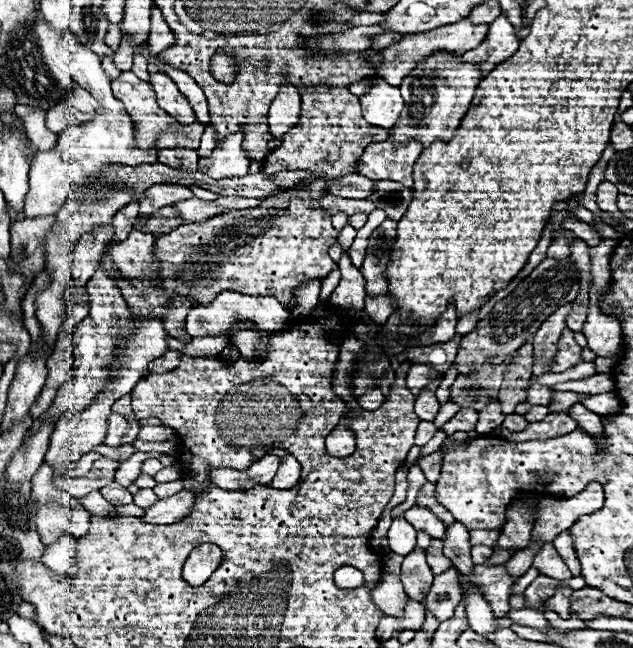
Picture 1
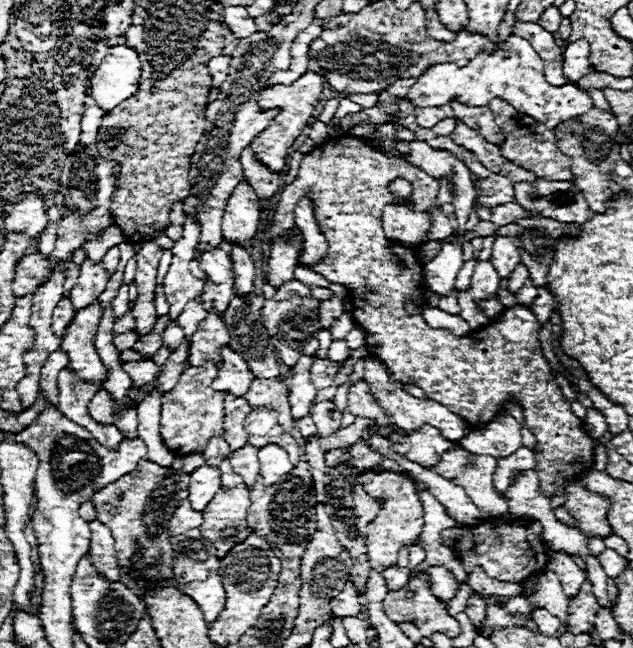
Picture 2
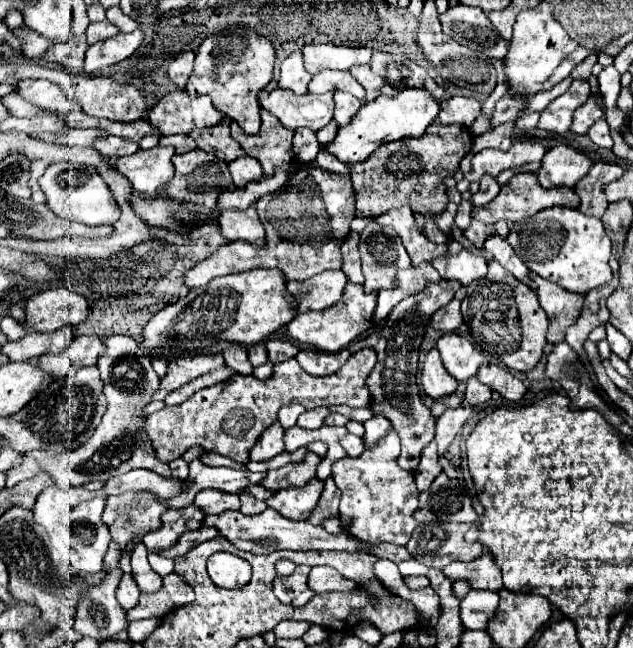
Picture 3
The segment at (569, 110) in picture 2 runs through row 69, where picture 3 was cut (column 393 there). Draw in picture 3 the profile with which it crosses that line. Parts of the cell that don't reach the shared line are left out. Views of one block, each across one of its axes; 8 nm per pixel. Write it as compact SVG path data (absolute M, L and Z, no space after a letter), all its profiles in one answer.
M394 430L388 432L374 448L364 450L358 458L338 460L332 468L332 478L342 492L340 500L340 522L342 528L356 536L358 540L378 544L392 542L404 546L418 522L414 520L414 512L418 510L418 490L414 484L412 472L402 470L396 464L400 454L400 440Z

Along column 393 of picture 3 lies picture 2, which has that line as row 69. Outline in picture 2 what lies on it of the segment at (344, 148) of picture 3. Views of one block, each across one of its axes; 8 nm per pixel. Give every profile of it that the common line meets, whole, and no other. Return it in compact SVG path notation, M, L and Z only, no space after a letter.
M126 44L110 46L108 54L96 66L90 78L92 98L100 108L110 112L122 100L130 98L138 90L140 82L140 58Z

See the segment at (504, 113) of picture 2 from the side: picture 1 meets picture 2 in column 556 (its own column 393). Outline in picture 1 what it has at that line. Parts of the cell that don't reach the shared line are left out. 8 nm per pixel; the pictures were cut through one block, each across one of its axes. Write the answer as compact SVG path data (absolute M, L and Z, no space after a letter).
M392 138L382 144L370 144L360 156L356 170L370 180L394 180L412 186L412 166L422 154L422 144L410 142L408 146L392 146Z

